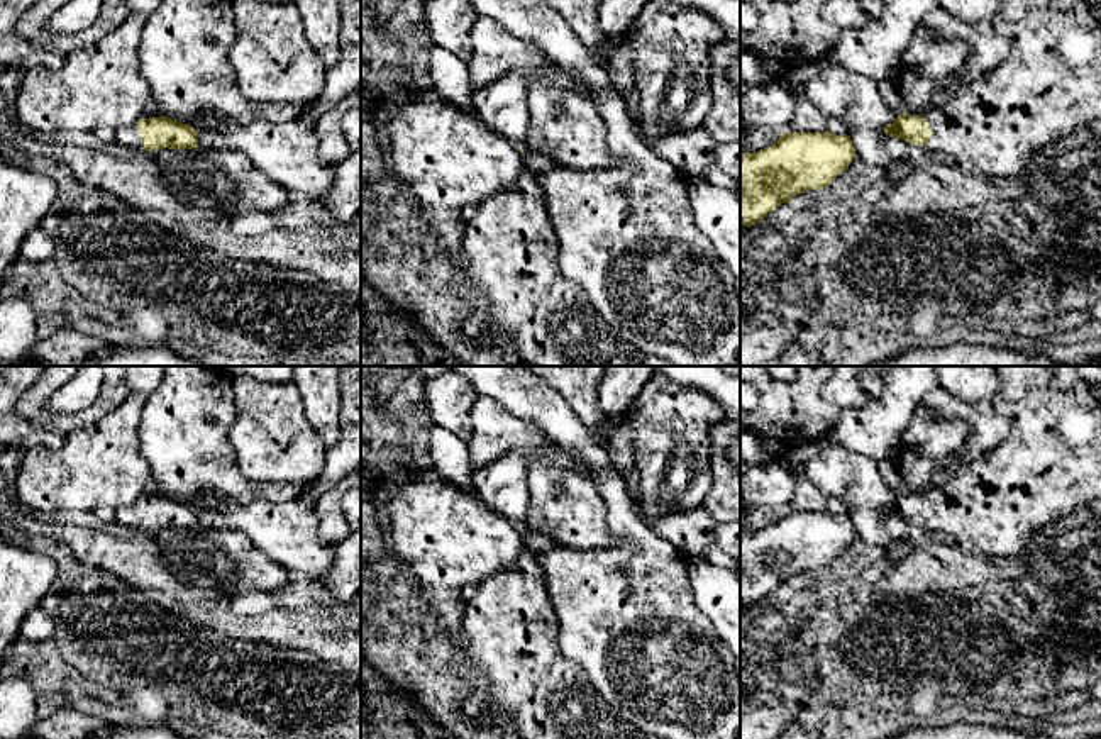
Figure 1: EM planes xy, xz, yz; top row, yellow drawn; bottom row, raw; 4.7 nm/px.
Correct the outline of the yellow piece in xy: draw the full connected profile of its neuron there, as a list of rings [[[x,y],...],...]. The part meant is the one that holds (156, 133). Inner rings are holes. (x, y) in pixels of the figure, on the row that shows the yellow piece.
[[[142,114],[134,125],[125,125],[112,134],[122,146],[139,151],[159,149],[195,149],[198,147],[198,132],[188,125],[169,117],[152,117]]]

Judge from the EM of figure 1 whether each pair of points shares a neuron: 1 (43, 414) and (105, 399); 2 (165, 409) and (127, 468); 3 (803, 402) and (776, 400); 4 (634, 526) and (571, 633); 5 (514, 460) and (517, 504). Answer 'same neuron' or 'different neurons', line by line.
1: same neuron
2: different neurons
3: same neuron
4: same neuron
5: same neuron

